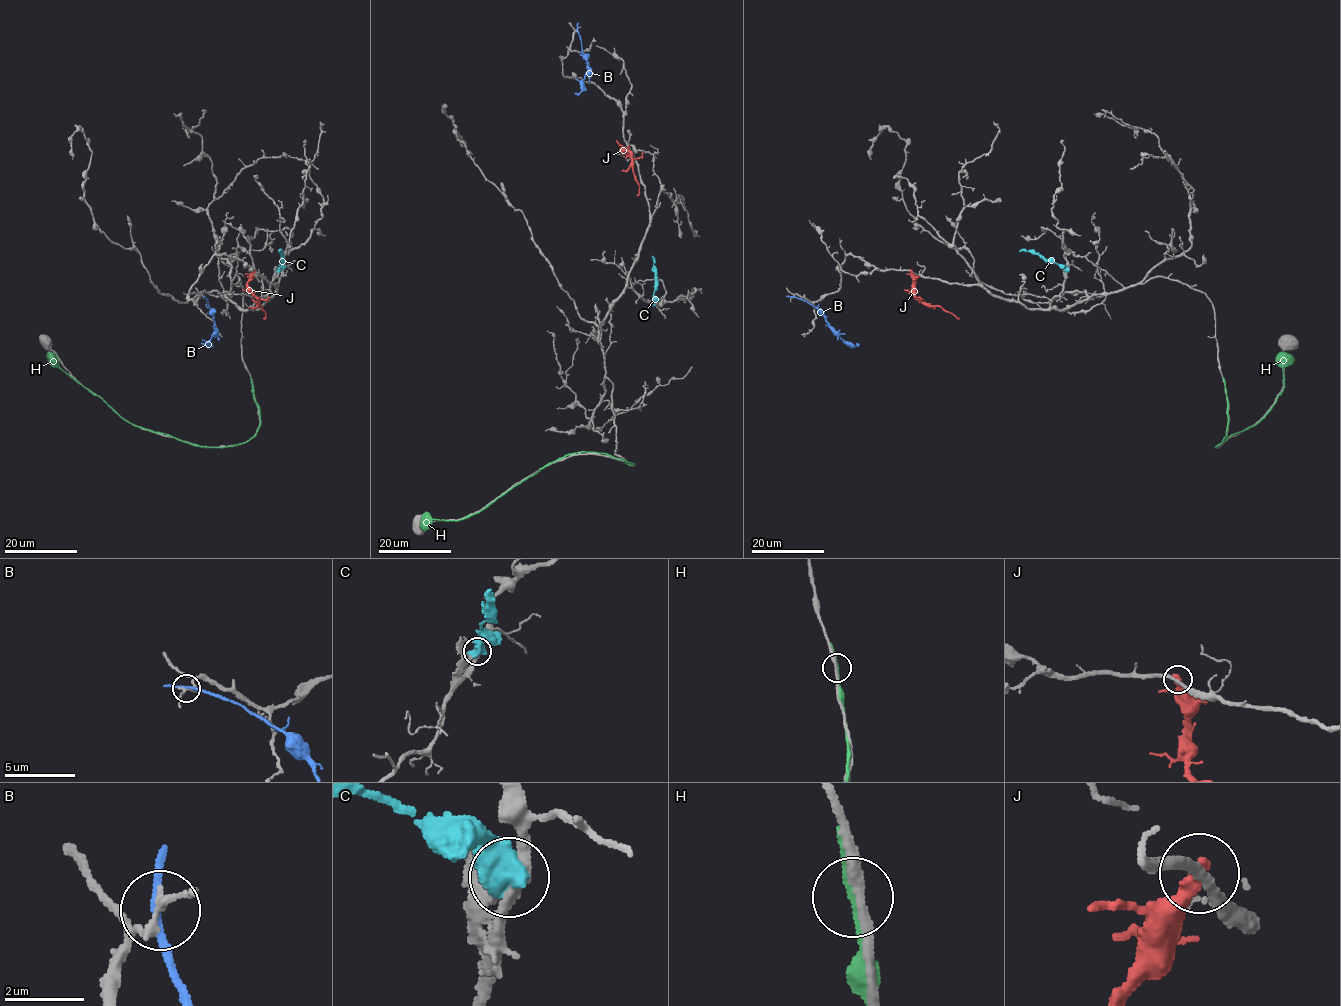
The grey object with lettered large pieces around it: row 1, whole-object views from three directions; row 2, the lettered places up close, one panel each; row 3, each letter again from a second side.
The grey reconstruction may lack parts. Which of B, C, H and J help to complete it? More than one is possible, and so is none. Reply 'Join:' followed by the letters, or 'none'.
Join: none

